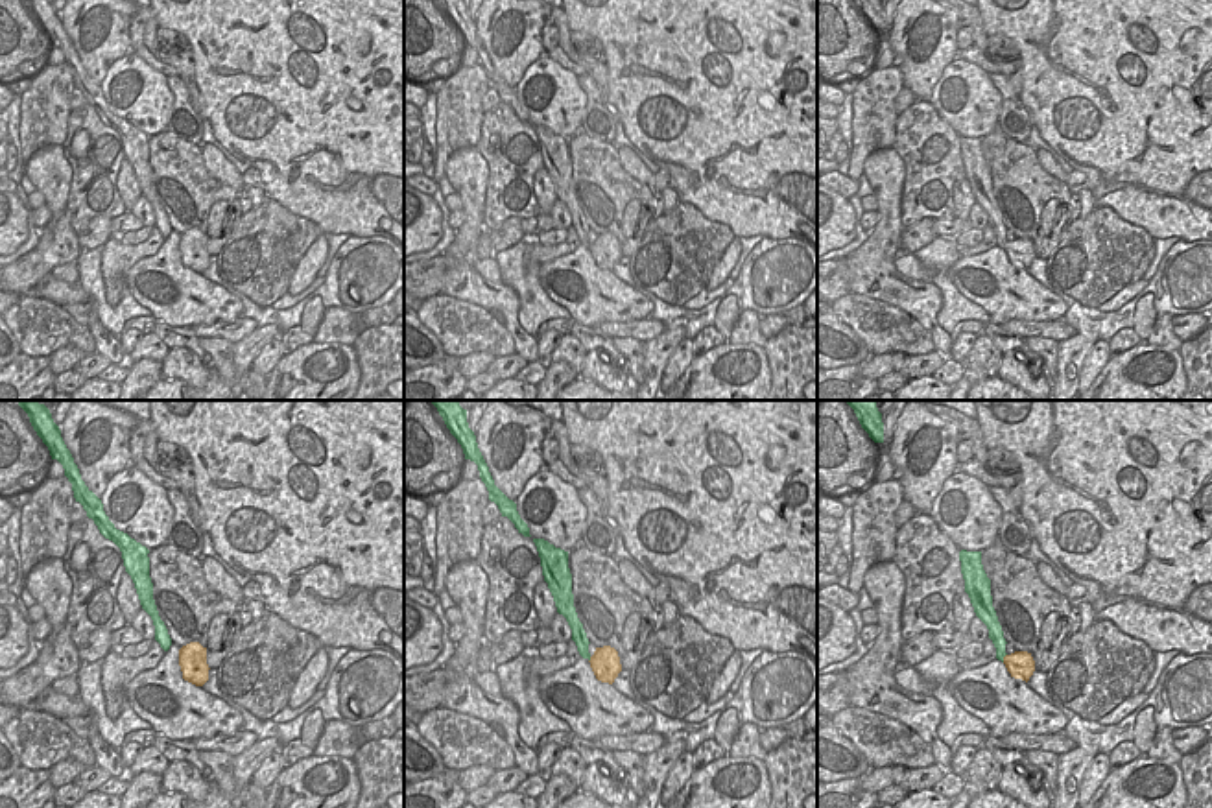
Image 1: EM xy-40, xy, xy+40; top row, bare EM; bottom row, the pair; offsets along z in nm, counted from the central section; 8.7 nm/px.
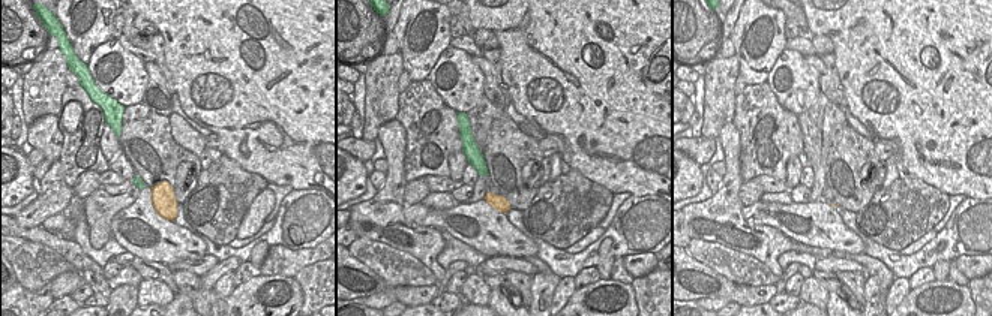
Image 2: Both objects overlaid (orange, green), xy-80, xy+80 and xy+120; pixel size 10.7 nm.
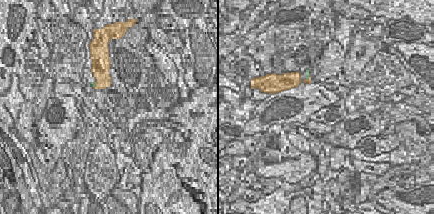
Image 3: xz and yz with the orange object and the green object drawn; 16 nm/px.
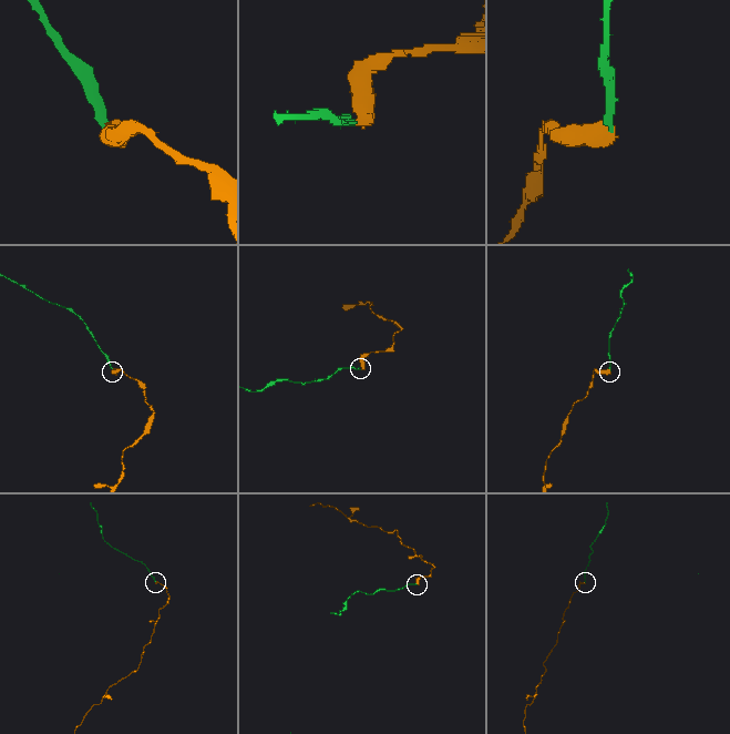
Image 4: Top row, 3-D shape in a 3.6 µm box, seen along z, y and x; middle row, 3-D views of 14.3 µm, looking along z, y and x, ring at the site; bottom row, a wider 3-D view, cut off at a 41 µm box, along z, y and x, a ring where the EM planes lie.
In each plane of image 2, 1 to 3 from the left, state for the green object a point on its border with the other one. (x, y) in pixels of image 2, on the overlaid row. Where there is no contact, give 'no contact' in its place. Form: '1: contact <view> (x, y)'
1: no contact
2: no contact
3: no contact

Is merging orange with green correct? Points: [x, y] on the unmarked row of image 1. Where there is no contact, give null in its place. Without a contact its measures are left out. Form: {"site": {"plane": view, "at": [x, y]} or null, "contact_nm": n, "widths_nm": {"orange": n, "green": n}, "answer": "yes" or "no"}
{"site": {"plane": "xy+40", "at": [1004, 244]}, "contact_nm": 90, "widths_nm": {"orange": 240, "green": 130}, "answer": "yes"}

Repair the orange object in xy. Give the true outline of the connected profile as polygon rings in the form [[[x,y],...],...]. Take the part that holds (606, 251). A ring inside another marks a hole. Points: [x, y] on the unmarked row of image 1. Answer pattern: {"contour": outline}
{"contour": [[[611,232],[596,234],[590,255],[598,267],[612,271],[622,258],[618,238]]]}

